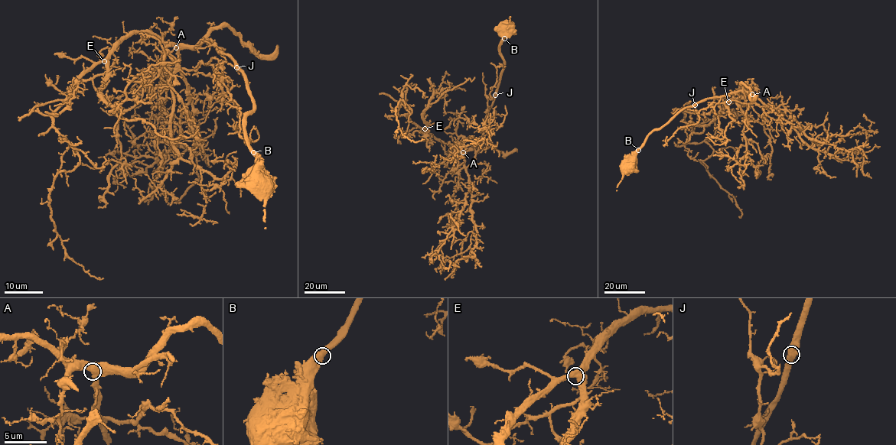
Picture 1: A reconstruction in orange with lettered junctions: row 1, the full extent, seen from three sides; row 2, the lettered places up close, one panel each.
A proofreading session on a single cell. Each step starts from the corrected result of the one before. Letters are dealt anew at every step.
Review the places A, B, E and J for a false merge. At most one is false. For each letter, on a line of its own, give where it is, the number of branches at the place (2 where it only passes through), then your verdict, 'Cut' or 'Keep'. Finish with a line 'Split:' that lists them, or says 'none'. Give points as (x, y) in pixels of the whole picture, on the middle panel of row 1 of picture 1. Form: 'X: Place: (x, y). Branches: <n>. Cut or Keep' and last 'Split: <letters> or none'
A: Place: (463, 152). Branches: 2. Keep
B: Place: (504, 38). Branches: 2. Keep
E: Place: (425, 128). Branches: 2. Keep
J: Place: (495, 95). Branches: 2. Keep
Split: none

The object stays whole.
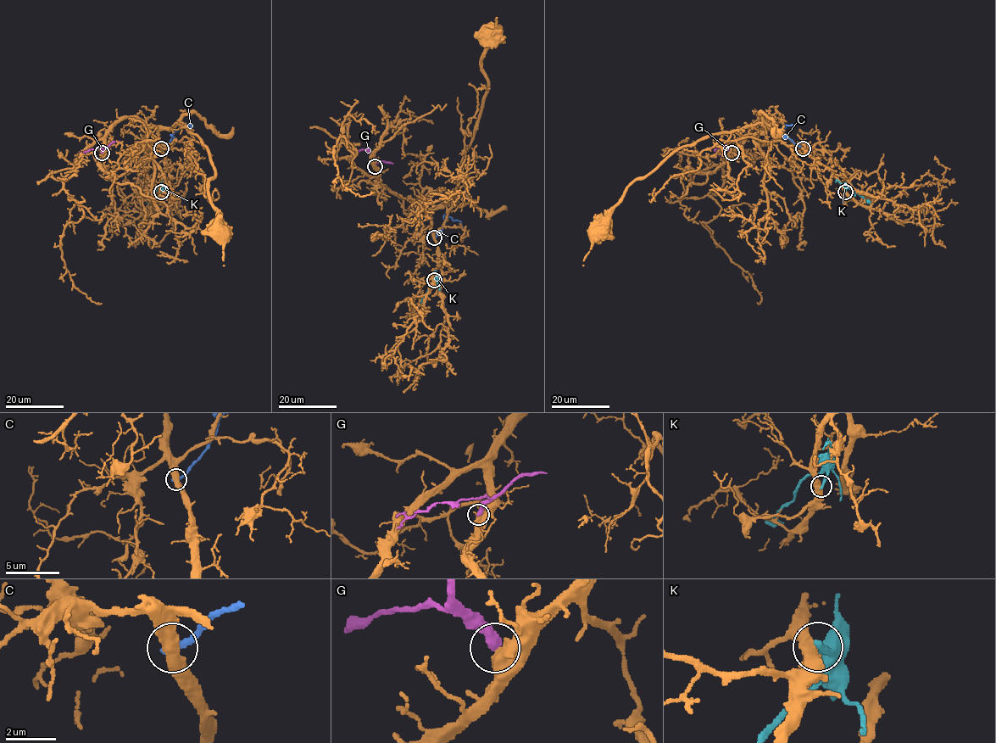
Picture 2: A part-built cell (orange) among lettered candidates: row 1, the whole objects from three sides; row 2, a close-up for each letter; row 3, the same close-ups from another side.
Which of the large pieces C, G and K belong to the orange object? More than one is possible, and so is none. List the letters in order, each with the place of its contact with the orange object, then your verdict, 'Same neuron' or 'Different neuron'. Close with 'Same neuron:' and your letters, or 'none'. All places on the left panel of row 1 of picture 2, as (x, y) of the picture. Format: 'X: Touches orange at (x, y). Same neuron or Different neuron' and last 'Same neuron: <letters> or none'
C: Touches orange at (161, 148). Different neuron
G: Touches orange at (102, 153). Different neuron
K: Touches orange at (161, 192). Different neuron
Same neuron: none

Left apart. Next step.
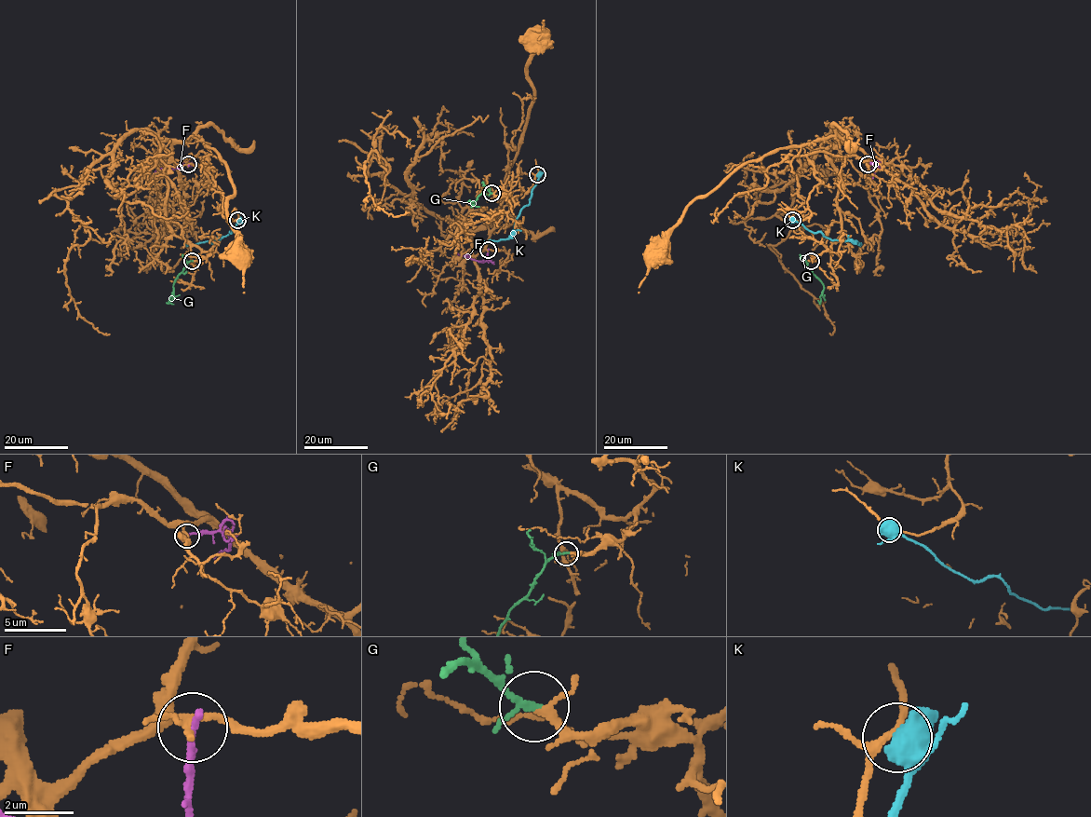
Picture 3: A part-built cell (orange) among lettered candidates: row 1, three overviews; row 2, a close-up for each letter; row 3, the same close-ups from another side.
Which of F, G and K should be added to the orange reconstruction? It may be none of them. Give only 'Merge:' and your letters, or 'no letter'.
Merge: G

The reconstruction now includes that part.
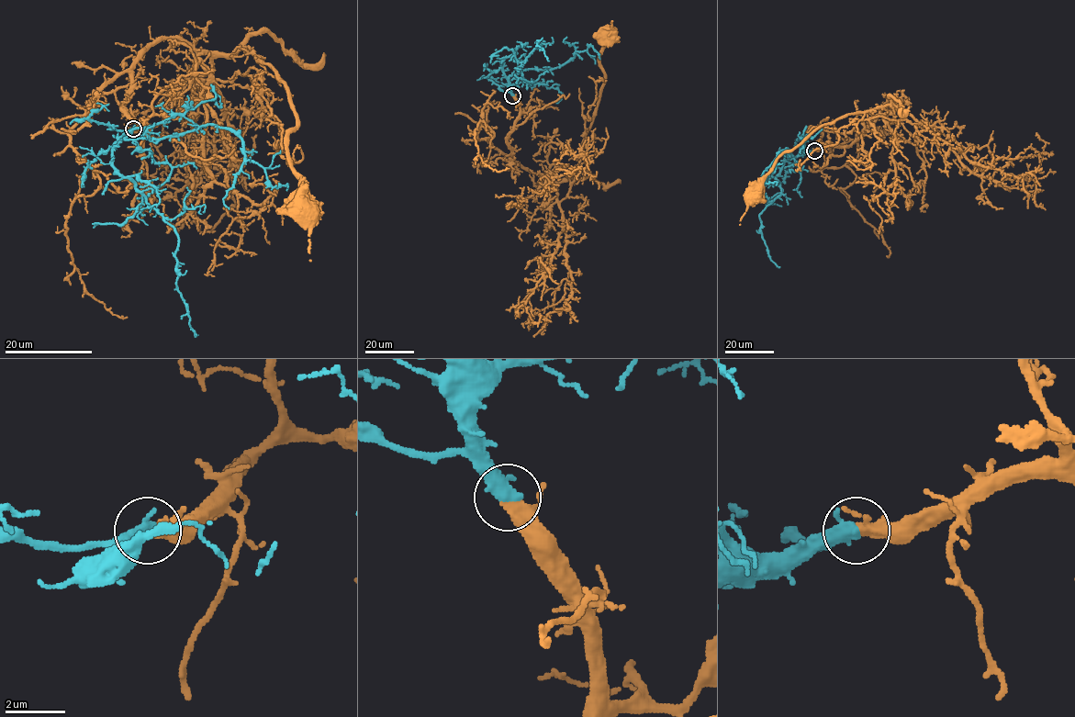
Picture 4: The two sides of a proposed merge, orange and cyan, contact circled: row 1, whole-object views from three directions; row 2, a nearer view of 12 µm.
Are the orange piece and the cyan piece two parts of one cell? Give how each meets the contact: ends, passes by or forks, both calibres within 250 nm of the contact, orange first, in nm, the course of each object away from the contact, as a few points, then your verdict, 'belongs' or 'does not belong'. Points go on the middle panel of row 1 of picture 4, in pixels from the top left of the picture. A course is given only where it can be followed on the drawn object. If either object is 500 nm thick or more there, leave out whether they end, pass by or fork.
calibres 320 and 550 nm; course orange (512, 95), (520, 117), (507, 140), (511, 156), (562, 181), (576, 171), (610, 37); course cyan (512, 95), (501, 65), (505, 58), (523, 61), (538, 40), (538, 45), (549, 61); belongs

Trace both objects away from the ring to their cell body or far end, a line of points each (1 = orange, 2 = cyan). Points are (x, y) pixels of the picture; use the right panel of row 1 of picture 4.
1: (814, 151), (849, 146), (890, 100), (900, 107), (876, 106), (814, 128), (777, 160), (755, 197)
2: (814, 151), (784, 162), (776, 178), (780, 194), (759, 215), (760, 232), (769, 258), (779, 266)

